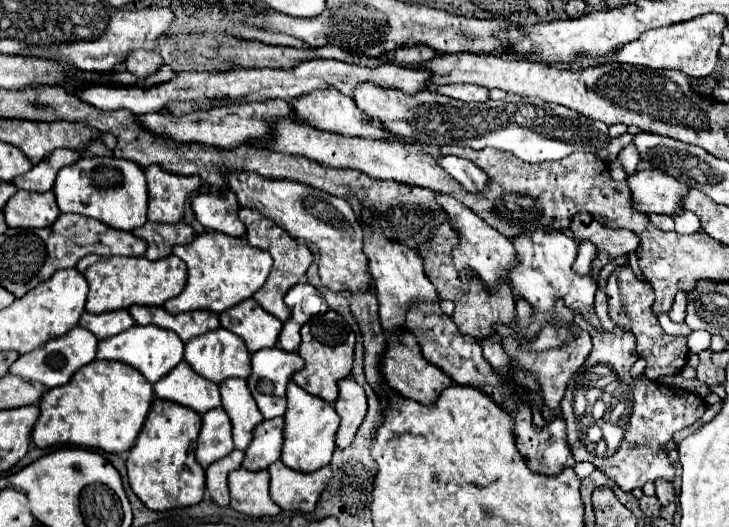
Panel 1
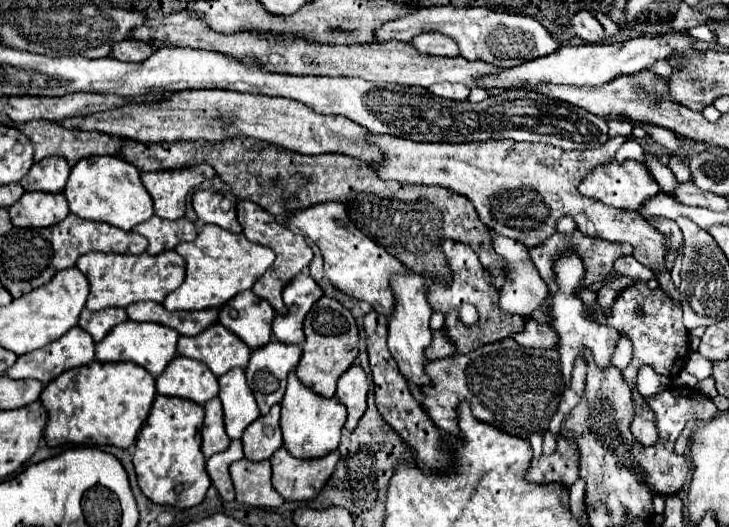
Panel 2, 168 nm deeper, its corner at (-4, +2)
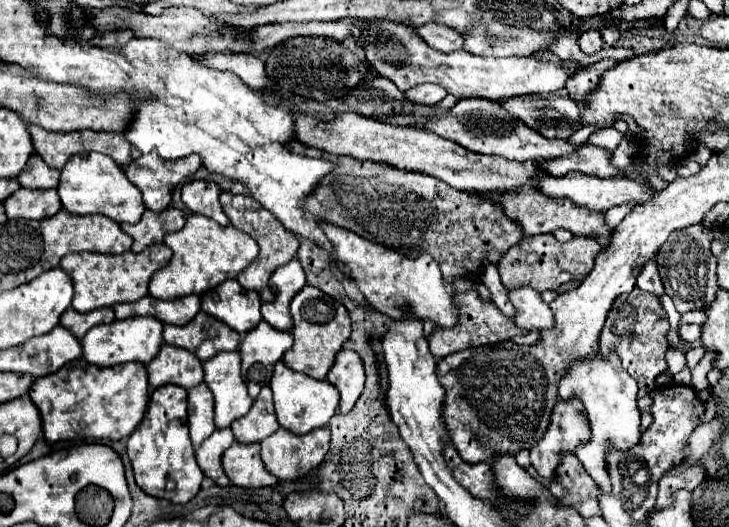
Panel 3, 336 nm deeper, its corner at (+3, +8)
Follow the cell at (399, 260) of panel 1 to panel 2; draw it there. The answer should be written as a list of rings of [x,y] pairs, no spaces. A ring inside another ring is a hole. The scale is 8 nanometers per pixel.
[[[409,270],[405,274],[393,276],[391,284],[393,284],[397,306],[395,306],[393,314],[389,316],[389,338],[387,338],[387,344],[389,344],[389,350],[391,350],[393,358],[397,360],[399,372],[407,380],[411,392],[415,396],[419,396],[421,388],[433,384],[431,378],[425,372],[425,364],[427,364],[425,350],[429,348],[429,344],[433,340],[431,330],[429,330],[429,318],[431,318],[433,310],[431,310],[431,306],[427,302],[427,294],[425,294],[425,276],[423,274],[415,274],[413,270]]]

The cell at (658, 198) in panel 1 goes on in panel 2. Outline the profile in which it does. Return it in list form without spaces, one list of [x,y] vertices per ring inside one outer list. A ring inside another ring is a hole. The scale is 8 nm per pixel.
[[[609,160],[609,164],[601,164],[593,172],[589,172],[589,176],[585,176],[585,180],[581,180],[581,184],[577,188],[583,196],[595,198],[607,206],[623,208],[623,210],[637,210],[647,198],[651,198],[659,192],[659,186],[653,180],[653,176],[647,172],[647,168],[643,164],[639,164],[635,160],[625,160],[625,162]]]

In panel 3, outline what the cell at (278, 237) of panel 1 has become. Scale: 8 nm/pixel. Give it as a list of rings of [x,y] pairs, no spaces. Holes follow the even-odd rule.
[[[224,192],[220,196],[220,204],[222,204],[222,210],[224,214],[230,218],[232,226],[246,232],[248,236],[252,236],[258,244],[260,244],[260,254],[258,258],[246,268],[242,270],[242,274],[238,274],[238,282],[246,288],[246,290],[256,290],[260,294],[260,298],[264,302],[274,302],[274,294],[272,290],[268,288],[268,280],[272,276],[272,272],[278,268],[278,266],[284,266],[288,264],[290,260],[296,258],[296,252],[300,248],[300,242],[296,240],[296,236],[286,230],[278,218],[274,218],[274,214],[270,214],[258,200],[254,200],[252,196],[248,194],[230,194],[230,192]]]

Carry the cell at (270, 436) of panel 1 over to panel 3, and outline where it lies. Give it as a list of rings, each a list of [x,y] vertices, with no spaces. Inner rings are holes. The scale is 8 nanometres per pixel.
[[[268,386],[262,388],[262,392],[260,392],[258,400],[254,402],[254,406],[250,408],[250,412],[246,416],[238,418],[230,428],[240,444],[262,442],[266,436],[274,434],[280,428],[280,424],[276,420],[274,406],[272,406],[272,390]]]

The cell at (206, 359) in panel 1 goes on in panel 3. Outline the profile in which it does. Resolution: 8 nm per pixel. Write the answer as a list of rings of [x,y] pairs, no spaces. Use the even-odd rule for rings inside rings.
[[[198,312],[194,322],[186,326],[164,326],[164,342],[194,352],[202,362],[214,358],[218,352],[234,352],[240,346],[240,334],[226,324],[210,318],[206,312]]]

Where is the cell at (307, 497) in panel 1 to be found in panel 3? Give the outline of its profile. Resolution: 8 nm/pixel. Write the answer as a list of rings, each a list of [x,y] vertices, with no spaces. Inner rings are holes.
[[[278,428],[272,436],[264,438],[262,442],[262,462],[266,466],[266,470],[270,470],[270,474],[274,474],[280,482],[284,480],[300,480],[304,478],[312,468],[320,466],[320,462],[324,460],[328,446],[330,446],[330,430],[312,430],[310,434],[304,436],[296,436],[290,434],[288,430]]]

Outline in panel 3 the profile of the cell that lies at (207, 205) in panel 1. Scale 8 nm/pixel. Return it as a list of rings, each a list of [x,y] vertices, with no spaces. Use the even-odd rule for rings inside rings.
[[[194,180],[182,186],[182,202],[190,212],[208,216],[220,226],[228,226],[230,220],[220,208],[220,194],[222,190],[214,180]]]

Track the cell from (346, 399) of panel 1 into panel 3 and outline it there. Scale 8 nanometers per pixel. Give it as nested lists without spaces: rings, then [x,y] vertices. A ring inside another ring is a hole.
[[[348,348],[340,350],[336,364],[332,366],[332,370],[328,374],[328,382],[340,390],[338,412],[348,414],[354,408],[356,398],[364,390],[364,366],[362,366],[360,356]]]

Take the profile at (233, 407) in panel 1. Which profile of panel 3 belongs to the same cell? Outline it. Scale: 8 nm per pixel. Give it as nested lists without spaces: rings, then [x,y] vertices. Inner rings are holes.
[[[218,354],[210,362],[204,362],[204,382],[214,394],[214,420],[216,428],[228,428],[236,418],[242,418],[252,408],[252,398],[246,392],[246,384],[240,374],[240,354]]]

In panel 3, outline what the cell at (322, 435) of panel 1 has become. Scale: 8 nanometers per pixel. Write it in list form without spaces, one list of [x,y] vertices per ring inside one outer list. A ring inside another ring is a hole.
[[[284,362],[276,364],[270,388],[274,392],[274,408],[276,408],[276,416],[278,416],[280,426],[290,430],[292,434],[298,434],[298,436],[304,436],[310,430],[318,430],[318,428],[328,426],[328,420],[338,410],[340,394],[328,380],[314,380],[306,374],[294,372]]]

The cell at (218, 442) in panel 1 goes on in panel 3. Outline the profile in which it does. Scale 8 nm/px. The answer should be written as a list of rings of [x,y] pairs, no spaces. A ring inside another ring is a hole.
[[[206,384],[188,390],[188,426],[194,448],[200,446],[214,430],[214,400]]]

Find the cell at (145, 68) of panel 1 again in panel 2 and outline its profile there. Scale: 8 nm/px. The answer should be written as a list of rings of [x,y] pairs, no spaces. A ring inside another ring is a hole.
[[[121,40],[117,44],[113,44],[111,48],[111,56],[123,62],[143,62],[153,54],[153,48],[147,42],[141,40]]]

